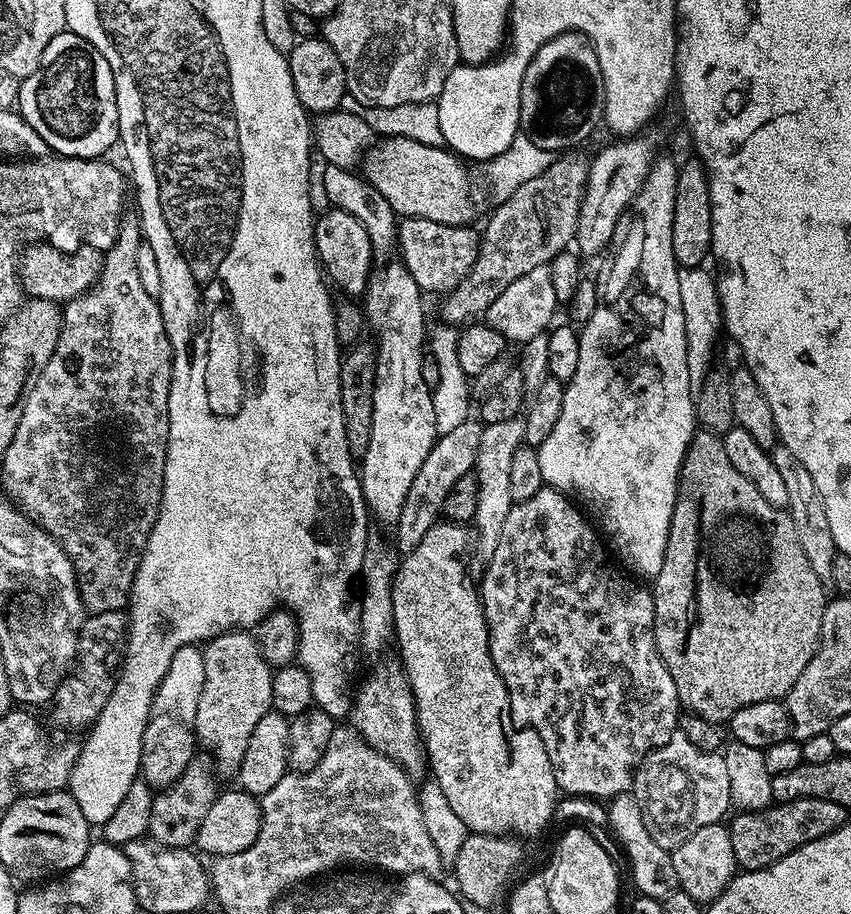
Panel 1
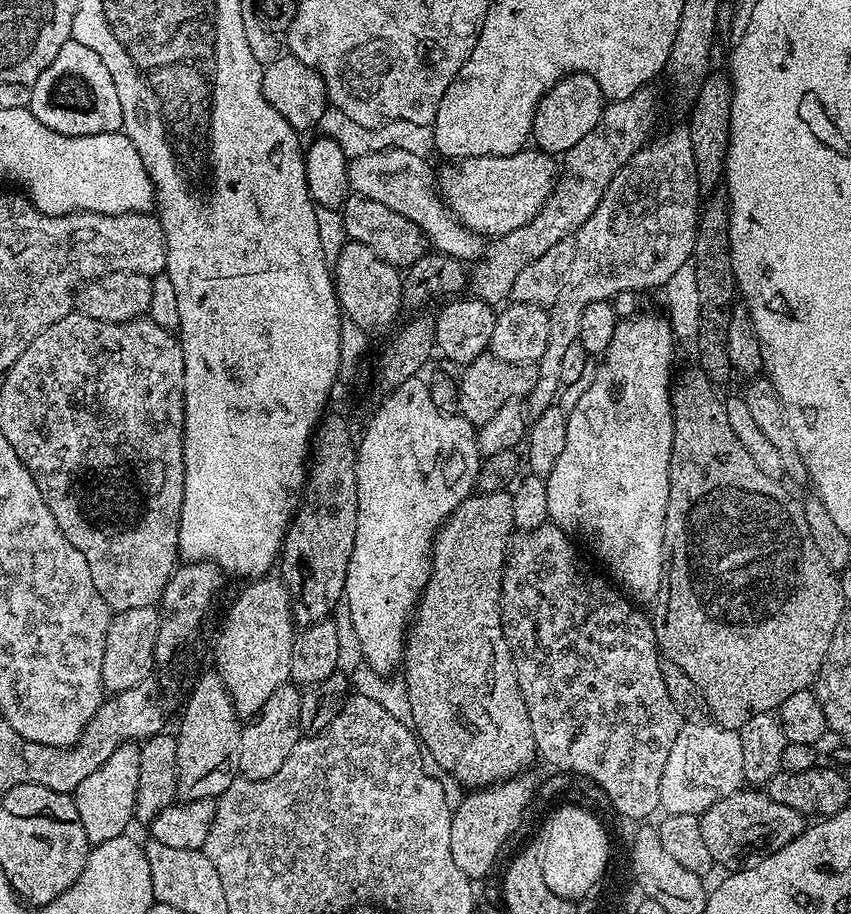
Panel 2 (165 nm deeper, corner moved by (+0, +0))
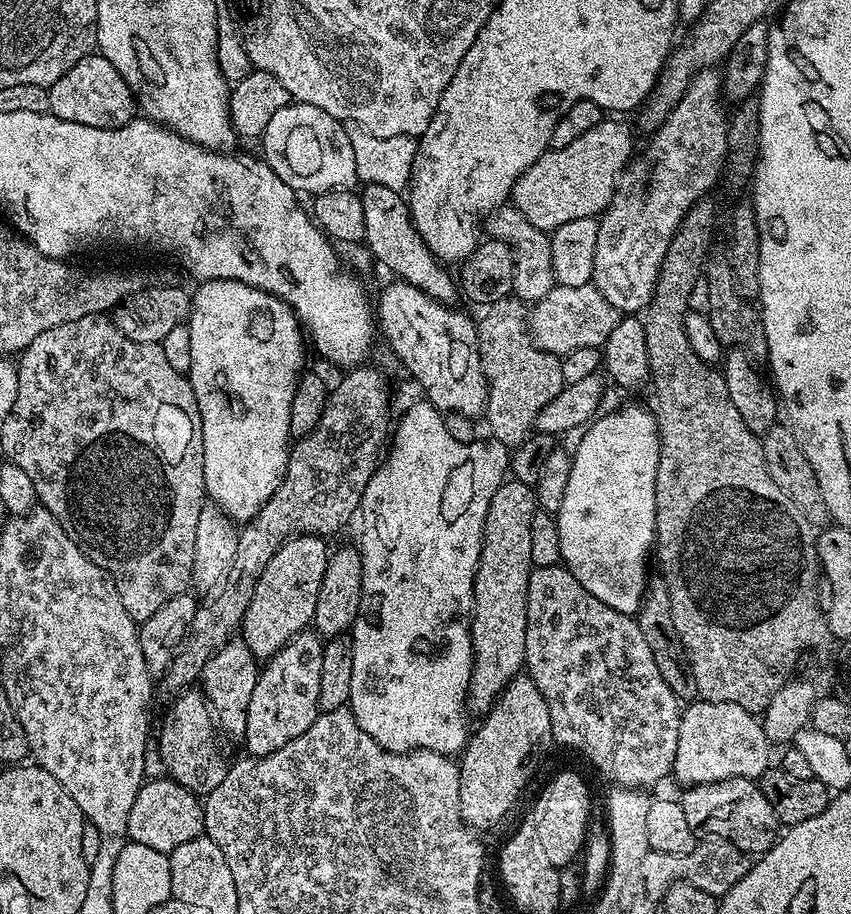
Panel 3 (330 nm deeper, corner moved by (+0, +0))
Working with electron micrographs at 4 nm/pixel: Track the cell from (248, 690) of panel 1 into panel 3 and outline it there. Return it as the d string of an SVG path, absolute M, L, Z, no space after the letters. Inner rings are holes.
M315 534L293 536L285 540L270 562L266 562L242 625L244 645L256 655L257 661L267 662L275 652L288 645L290 638L311 625L330 555L330 548L324 544L327 543Z

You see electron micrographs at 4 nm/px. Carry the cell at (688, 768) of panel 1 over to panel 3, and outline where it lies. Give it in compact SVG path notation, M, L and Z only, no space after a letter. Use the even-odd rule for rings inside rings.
M697 698L681 711L678 750L672 772L684 786L730 778L759 781L760 775L770 766L771 760L768 759L772 756L771 750L763 723L753 713L730 702Z

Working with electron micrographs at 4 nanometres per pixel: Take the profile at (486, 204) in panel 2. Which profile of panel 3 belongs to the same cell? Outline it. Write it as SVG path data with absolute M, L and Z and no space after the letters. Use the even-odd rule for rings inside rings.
M603 118L592 130L586 131L580 138L575 138L574 142L565 148L552 148L545 152L538 158L538 162L534 162L534 166L530 166L521 174L514 189L514 207L524 215L526 222L551 234L558 226L574 222L574 218L599 217L611 204L612 197L616 195L621 183L620 171L627 166L628 159L632 156L633 129L628 129L616 120L619 119Z

